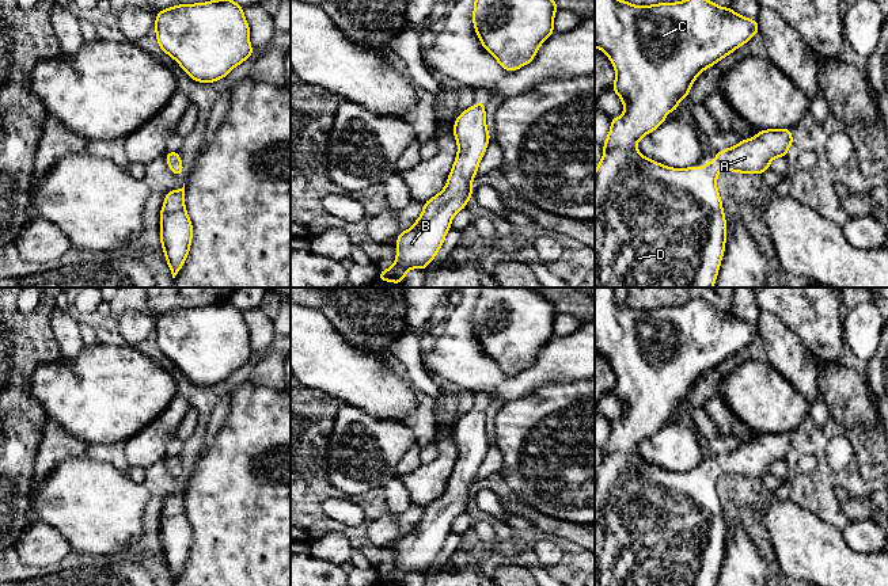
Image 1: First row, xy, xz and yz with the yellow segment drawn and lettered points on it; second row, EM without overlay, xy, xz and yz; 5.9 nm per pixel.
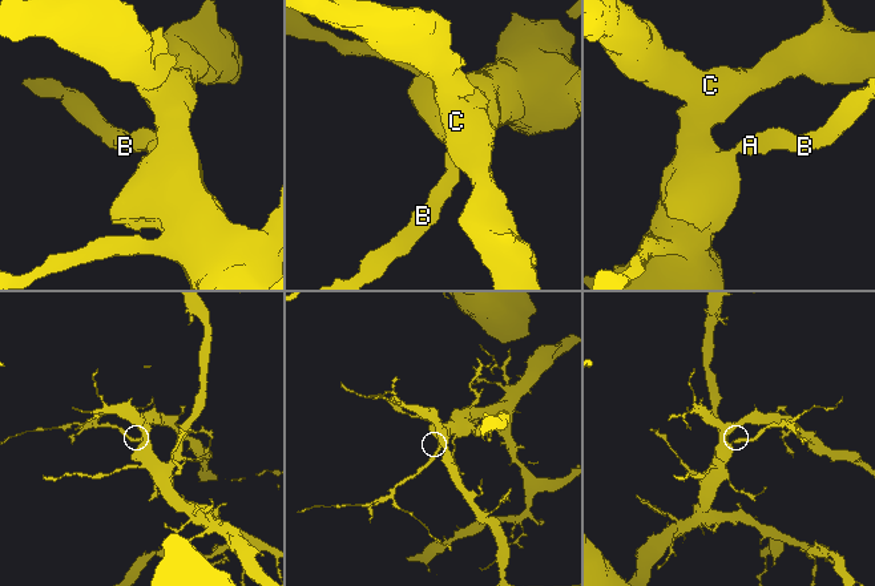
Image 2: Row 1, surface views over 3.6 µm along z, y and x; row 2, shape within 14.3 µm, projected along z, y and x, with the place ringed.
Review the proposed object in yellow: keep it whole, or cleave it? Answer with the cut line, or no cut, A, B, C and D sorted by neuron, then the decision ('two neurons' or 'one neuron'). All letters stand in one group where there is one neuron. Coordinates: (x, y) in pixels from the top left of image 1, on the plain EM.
no cut; A B C D; one neuron

